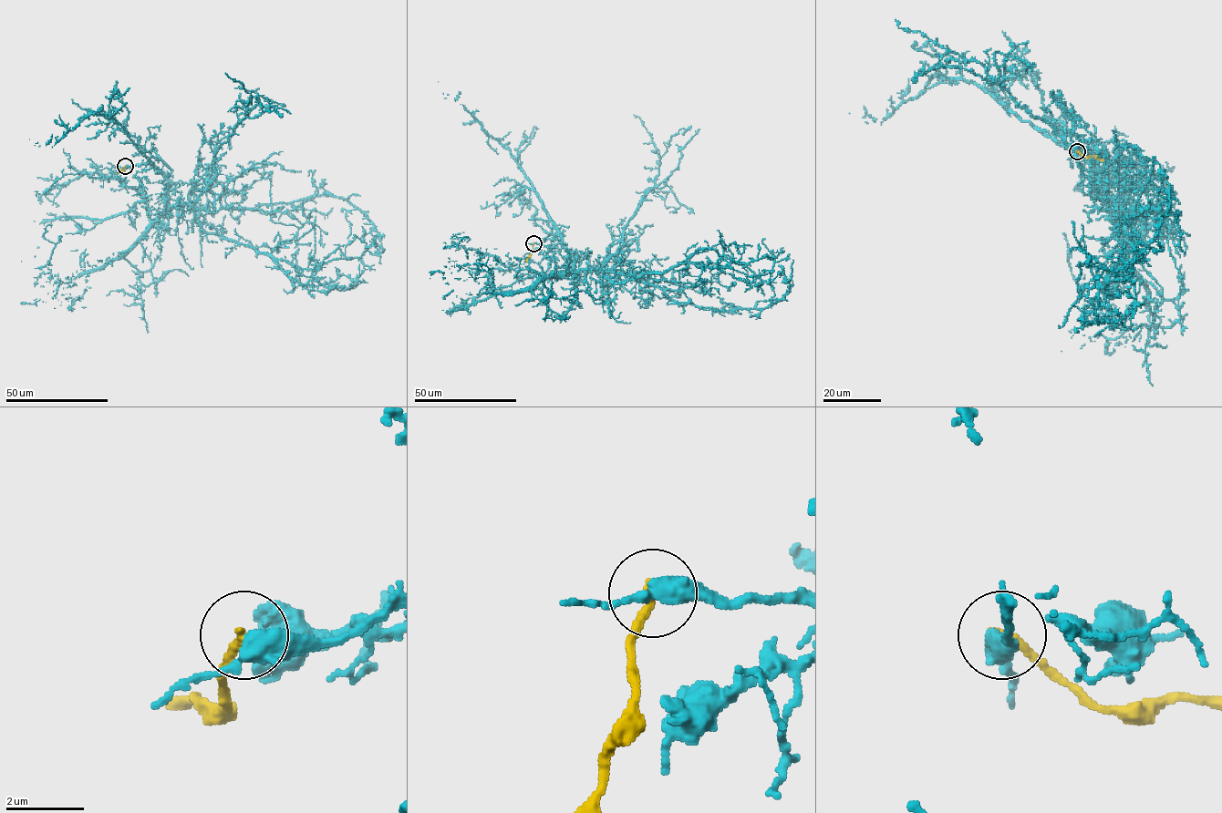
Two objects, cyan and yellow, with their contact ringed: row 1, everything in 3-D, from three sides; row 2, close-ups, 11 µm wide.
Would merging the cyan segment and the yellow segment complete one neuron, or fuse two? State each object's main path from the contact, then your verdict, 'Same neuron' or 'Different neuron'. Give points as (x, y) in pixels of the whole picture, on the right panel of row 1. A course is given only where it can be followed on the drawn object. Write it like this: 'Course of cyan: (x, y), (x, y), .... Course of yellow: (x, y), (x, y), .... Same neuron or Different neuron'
Course of cyan: (1077, 151), (1097, 171), (1133, 243), (1105, 281), (1111, 296), (1105, 291), (1112, 281), (1130, 280), (1070, 252). Course of yellow: (1077, 151), (1085, 157), (1095, 156), (1103, 160). Different neuron

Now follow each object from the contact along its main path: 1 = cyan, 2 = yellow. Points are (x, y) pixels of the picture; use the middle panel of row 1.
1: (533, 243), (561, 243), (574, 271), (615, 283), (681, 263), (738, 263), (768, 281), (765, 238)
2: (533, 243), (526, 262)

